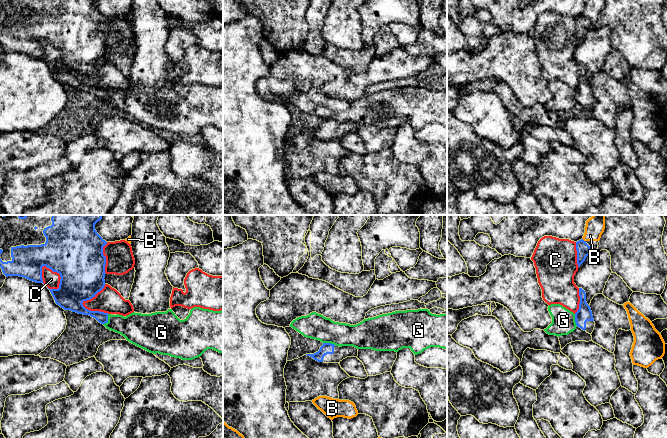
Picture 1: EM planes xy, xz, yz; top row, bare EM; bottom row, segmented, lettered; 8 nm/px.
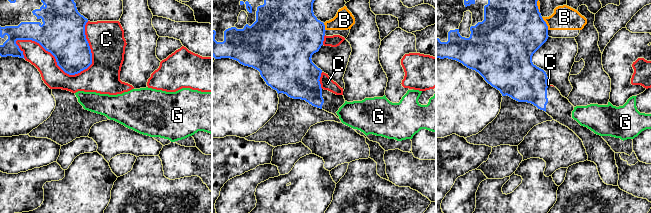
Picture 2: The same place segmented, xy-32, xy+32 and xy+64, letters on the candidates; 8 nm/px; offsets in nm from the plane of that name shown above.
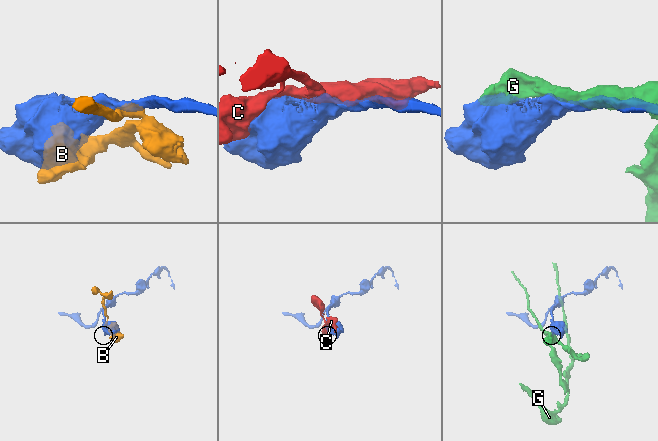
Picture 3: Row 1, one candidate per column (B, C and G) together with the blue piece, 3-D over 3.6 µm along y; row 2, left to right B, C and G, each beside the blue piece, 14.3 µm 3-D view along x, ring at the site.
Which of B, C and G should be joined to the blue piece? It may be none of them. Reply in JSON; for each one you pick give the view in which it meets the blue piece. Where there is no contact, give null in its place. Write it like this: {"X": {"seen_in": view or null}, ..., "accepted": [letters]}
{"accepted": []}

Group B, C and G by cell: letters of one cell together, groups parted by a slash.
B / C / G

